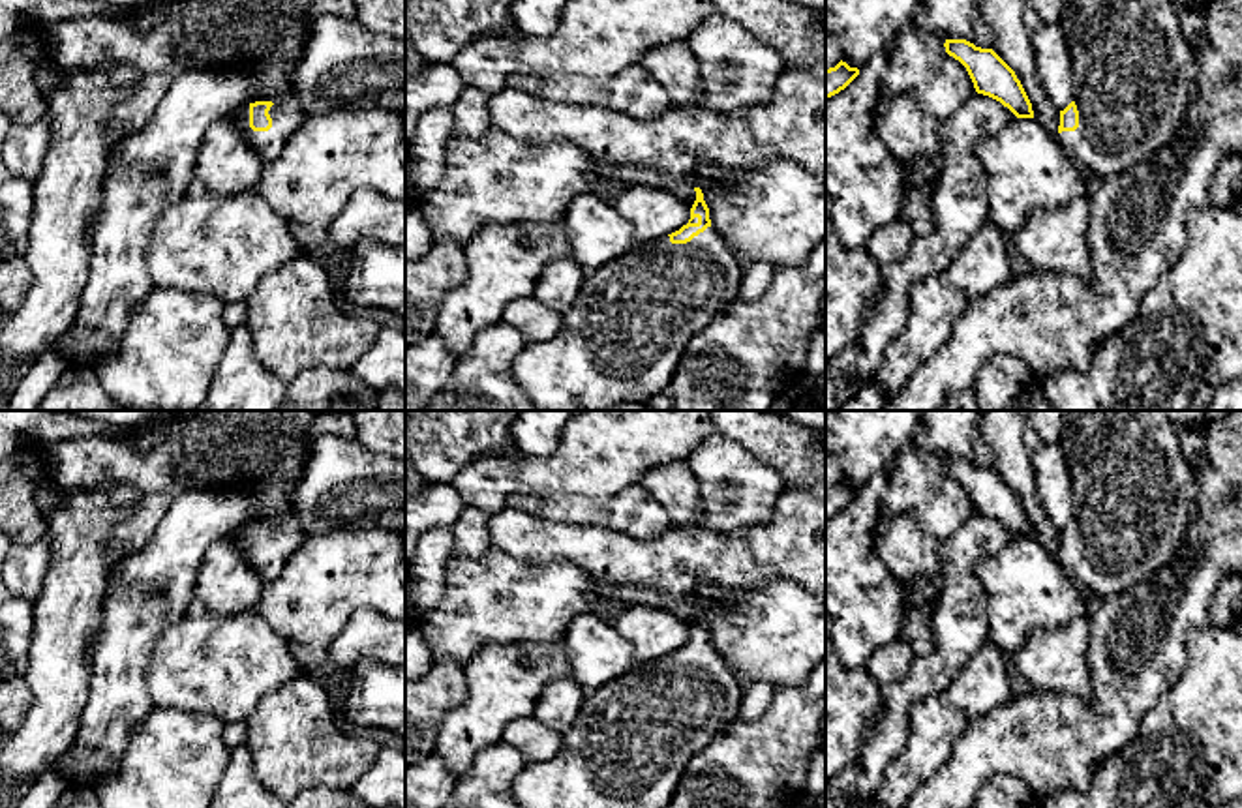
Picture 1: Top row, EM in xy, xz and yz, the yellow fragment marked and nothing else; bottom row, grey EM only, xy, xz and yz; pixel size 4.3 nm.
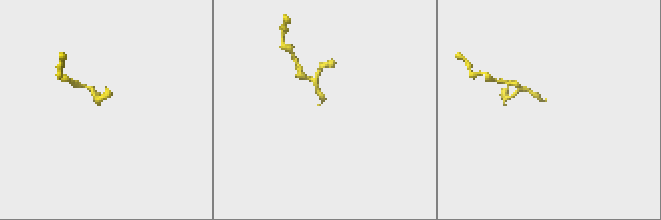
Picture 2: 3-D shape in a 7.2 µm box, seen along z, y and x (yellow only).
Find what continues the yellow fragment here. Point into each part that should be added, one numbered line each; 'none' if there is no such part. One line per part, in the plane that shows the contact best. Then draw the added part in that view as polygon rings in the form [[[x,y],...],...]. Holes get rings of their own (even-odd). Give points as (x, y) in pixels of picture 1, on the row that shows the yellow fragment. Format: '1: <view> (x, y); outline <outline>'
1: xy (286, 117); outline [[[274,103],[268,114],[272,118],[272,127],[268,131],[253,131],[250,127],[250,105],[227,116],[236,124],[244,141],[257,152],[263,163],[272,163],[283,152],[287,139],[308,116],[295,103]]]

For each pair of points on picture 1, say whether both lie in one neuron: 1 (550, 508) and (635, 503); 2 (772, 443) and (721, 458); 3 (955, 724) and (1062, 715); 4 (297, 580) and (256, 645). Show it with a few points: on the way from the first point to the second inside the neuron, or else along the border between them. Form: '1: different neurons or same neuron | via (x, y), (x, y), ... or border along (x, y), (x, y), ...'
1: same neuron | via (571, 510), (614, 510)
2: different neurons | border along (715, 432), (734, 439), (783, 477)
3: different neurons | border along (970, 722), (957, 737), (948, 762)
4: different neurons | border along (252, 612), (291, 647), (297, 658)

